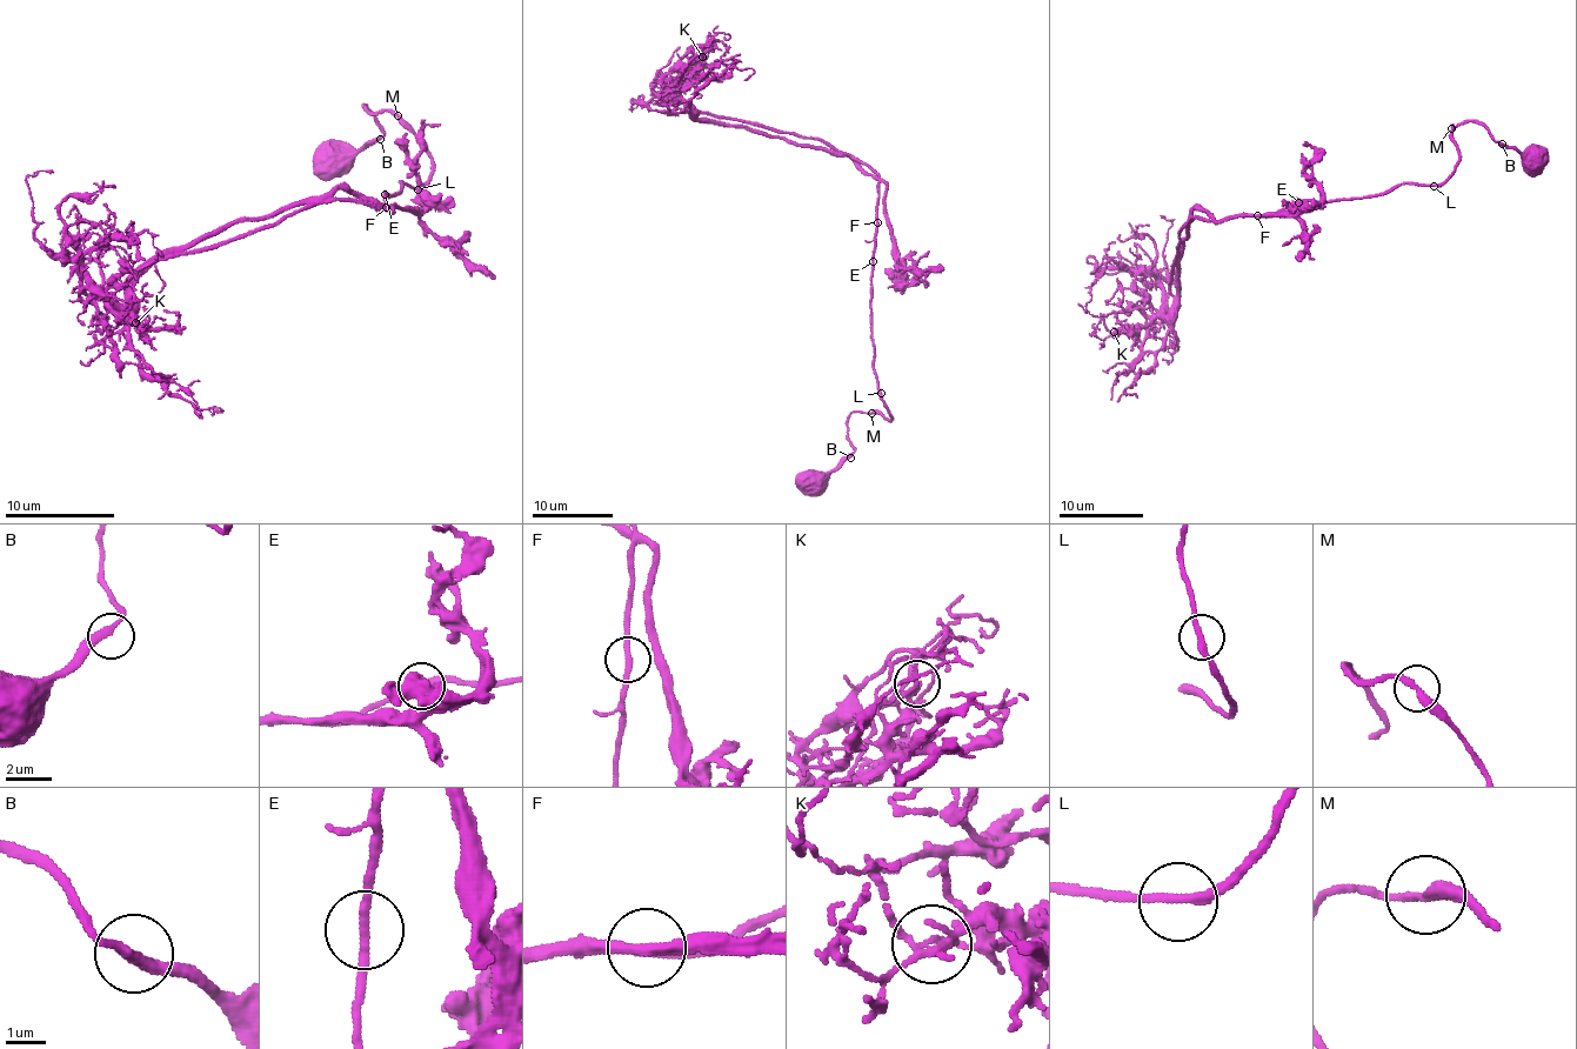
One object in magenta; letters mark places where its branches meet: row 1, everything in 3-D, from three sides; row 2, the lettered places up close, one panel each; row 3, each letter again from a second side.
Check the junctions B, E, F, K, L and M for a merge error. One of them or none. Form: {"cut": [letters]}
{"cut": []}

